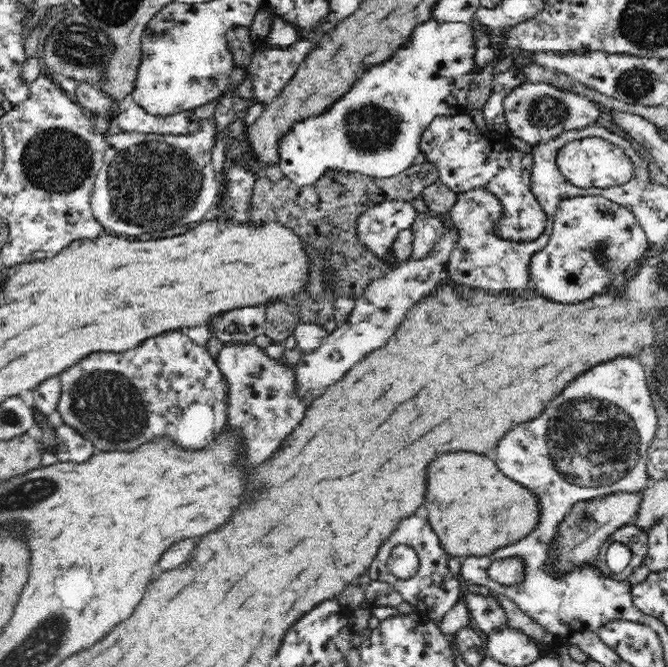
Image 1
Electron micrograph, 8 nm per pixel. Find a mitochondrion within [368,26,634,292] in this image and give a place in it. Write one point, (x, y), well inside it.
(546, 111)

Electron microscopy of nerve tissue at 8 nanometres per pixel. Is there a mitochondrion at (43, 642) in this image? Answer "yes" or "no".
yes

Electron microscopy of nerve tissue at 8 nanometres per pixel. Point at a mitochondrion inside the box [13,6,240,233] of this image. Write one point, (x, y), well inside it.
(56, 160)

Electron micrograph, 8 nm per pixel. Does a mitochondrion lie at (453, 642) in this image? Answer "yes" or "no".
no

